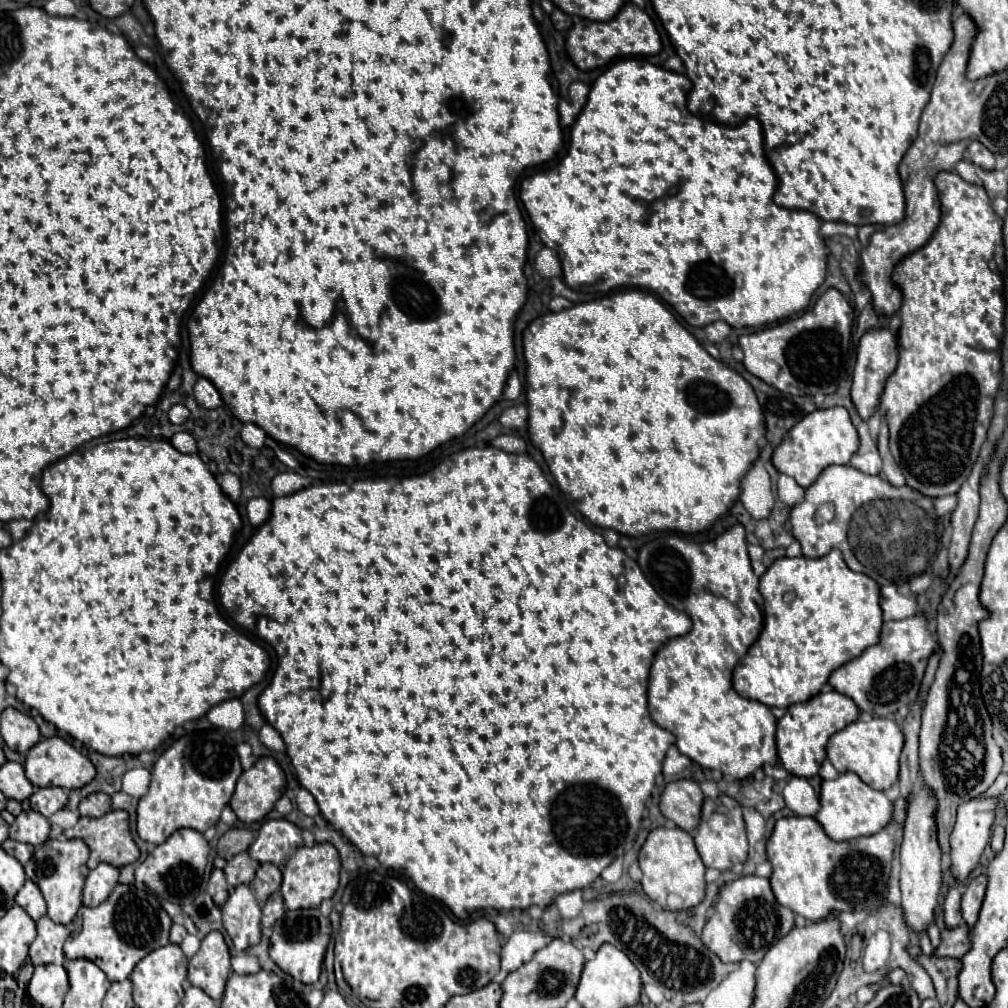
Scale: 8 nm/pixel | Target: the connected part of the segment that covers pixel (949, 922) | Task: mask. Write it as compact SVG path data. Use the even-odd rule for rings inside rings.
M952 887L946 895L946 901L944 901L944 921L946 921L946 927L954 929L962 923L962 913L960 913L960 891L956 887Z

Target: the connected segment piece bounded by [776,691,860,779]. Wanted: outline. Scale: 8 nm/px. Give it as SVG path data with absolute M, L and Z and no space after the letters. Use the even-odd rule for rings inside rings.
M838 691L818 693L804 703L790 705L786 709L786 715L778 719L778 729L776 729L776 747L782 767L798 777L806 777L806 779L814 777L826 757L826 743L830 735L844 729L848 723L856 721L858 713L860 711L856 703Z

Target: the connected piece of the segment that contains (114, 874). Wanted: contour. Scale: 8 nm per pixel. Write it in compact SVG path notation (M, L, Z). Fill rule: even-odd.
M100 863L96 869L92 869L84 883L84 905L98 907L104 903L118 883L118 873L120 871L108 863Z

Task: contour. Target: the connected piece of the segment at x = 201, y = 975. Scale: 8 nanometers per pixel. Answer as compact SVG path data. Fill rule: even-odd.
M212 931L202 939L200 951L188 961L188 981L214 1001L220 1001L230 975L230 953L220 931Z

